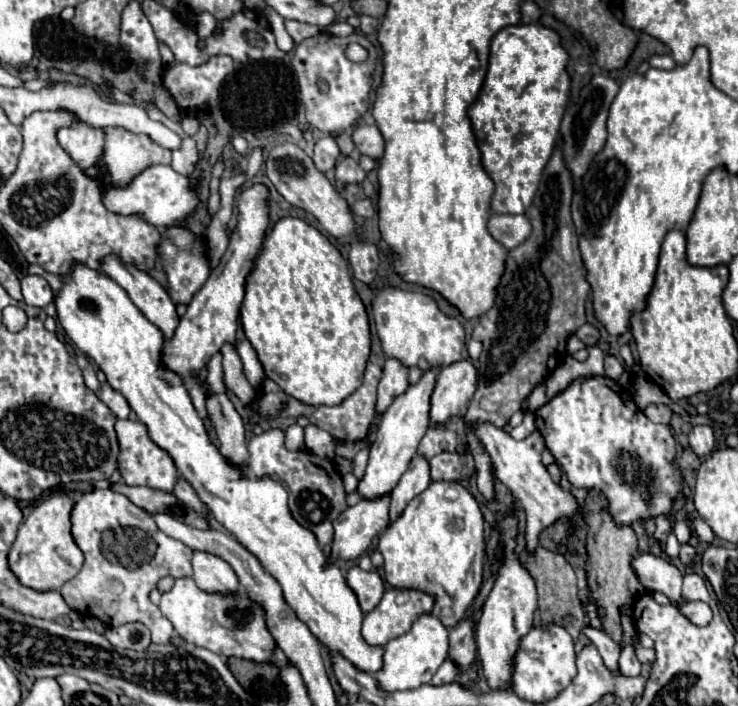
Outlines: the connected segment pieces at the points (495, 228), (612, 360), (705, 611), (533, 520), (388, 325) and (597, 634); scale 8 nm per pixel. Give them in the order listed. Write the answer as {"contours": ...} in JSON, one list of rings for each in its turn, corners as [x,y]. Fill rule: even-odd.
{"contours":[[[[492,212],[490,220],[488,220],[488,230],[500,244],[504,244],[510,250],[512,246],[518,246],[520,242],[524,242],[524,238],[528,238],[530,222],[524,214]]],[[[604,352],[604,368],[606,368],[606,376],[612,380],[618,380],[620,374],[624,372],[624,364],[610,352]]],[[[688,602],[688,604],[682,604],[680,608],[688,616],[688,620],[698,624],[698,626],[704,626],[704,624],[708,624],[712,620],[712,610],[704,602]]],[[[480,422],[472,424],[472,430],[482,444],[482,448],[488,452],[494,476],[512,492],[512,496],[518,500],[518,504],[524,506],[528,524],[526,524],[526,542],[528,542],[528,552],[532,552],[538,546],[538,534],[542,528],[552,526],[560,518],[574,518],[574,512],[578,510],[578,502],[574,496],[566,490],[562,490],[558,484],[552,482],[546,466],[540,462],[540,454],[544,450],[544,438],[538,430],[534,430],[528,438],[524,440],[514,440],[508,432],[502,428],[490,424],[490,422]]],[[[384,286],[372,300],[372,314],[384,354],[398,358],[404,366],[418,366],[428,370],[430,366],[448,366],[462,358],[464,328],[460,320],[446,316],[438,302],[420,290]]],[[[584,626],[582,634],[590,638],[590,642],[598,648],[598,652],[602,656],[610,656],[610,662],[606,662],[606,666],[616,672],[616,668],[618,668],[618,656],[620,656],[620,644],[616,644],[606,632],[596,630],[592,626]]]]}

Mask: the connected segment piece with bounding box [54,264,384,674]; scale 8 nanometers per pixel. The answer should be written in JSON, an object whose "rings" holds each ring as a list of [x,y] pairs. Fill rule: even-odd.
{"rings":[[[74,264],[62,282],[64,286],[54,304],[58,322],[68,338],[102,368],[108,384],[128,400],[138,420],[148,428],[152,442],[172,456],[178,472],[196,490],[206,510],[276,578],[286,604],[310,632],[324,646],[340,652],[360,672],[376,674],[382,668],[384,648],[372,646],[362,638],[360,626],[364,612],[354,590],[348,586],[340,568],[324,556],[318,538],[294,520],[288,508],[286,488],[270,476],[248,478],[210,440],[182,376],[162,366],[164,334],[160,328],[102,272]]]}

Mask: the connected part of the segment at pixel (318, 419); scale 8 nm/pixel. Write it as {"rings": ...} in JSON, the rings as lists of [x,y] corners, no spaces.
{"rings":[[[368,364],[366,372],[364,372],[362,386],[356,390],[356,394],[352,394],[350,398],[346,398],[338,406],[332,406],[332,408],[330,406],[320,406],[320,408],[316,408],[316,412],[308,418],[310,424],[326,430],[338,442],[346,442],[346,440],[358,442],[358,440],[364,440],[368,436],[368,428],[370,428],[374,412],[376,412],[376,386],[378,386],[380,376],[382,376],[382,368],[376,366],[376,364]]]}

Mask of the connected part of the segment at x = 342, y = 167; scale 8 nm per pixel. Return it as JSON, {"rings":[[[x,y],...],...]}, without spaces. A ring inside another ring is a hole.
{"rings":[[[350,156],[342,158],[336,164],[336,180],[340,180],[340,182],[346,182],[346,184],[356,182],[356,184],[360,184],[364,178],[366,178],[366,172]]]}

